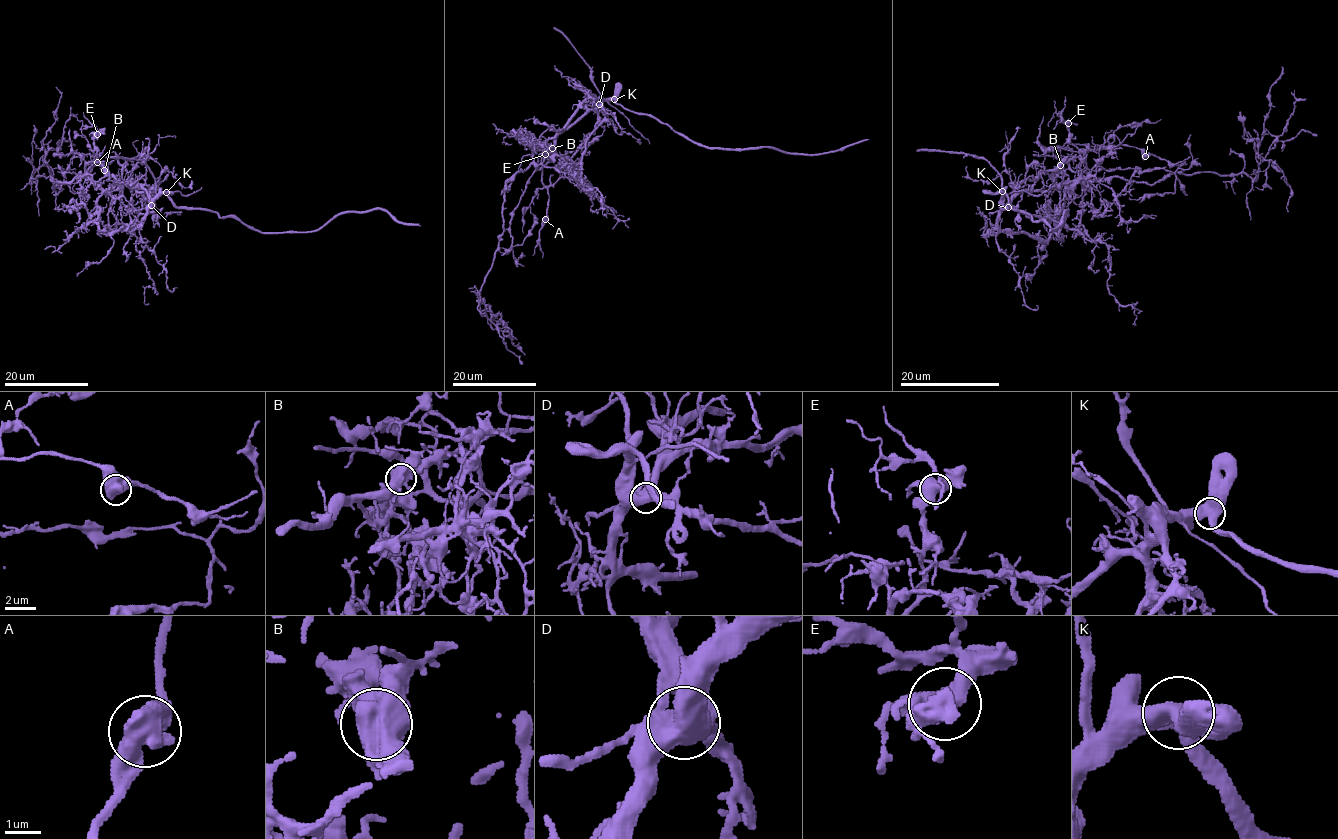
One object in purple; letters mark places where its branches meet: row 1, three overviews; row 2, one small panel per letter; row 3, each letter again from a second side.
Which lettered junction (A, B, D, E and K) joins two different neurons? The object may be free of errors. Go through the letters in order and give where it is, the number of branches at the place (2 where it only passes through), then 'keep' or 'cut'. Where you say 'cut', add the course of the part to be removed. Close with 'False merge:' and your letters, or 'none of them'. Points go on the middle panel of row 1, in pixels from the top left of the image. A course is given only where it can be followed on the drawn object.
A: at (545, 219); 3 branches meet; keep
B: at (552, 148); 3 branches meet; cut; foreign part runs (552, 148), (543, 166), (531, 164), (506, 184), (503, 232), (478, 308), (507, 326), (504, 335)
D: at (599, 104); 3 branches meet; keep
E: at (545, 154); 3 branches meet; keep
K: at (614, 99); 3 branches meet; keep
False merge: B

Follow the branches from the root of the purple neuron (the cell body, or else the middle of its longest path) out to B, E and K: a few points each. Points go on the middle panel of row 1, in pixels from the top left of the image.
B: (575, 124), (557, 135), (552, 148)
E: (575, 124), (557, 135), (549, 160), (542, 168), (542, 155), (545, 154)
K: (575, 124), (602, 101), (614, 99)

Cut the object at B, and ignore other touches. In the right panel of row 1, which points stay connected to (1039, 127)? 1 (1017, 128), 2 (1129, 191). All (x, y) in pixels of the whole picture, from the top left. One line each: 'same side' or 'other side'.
1: other side
2: other side

